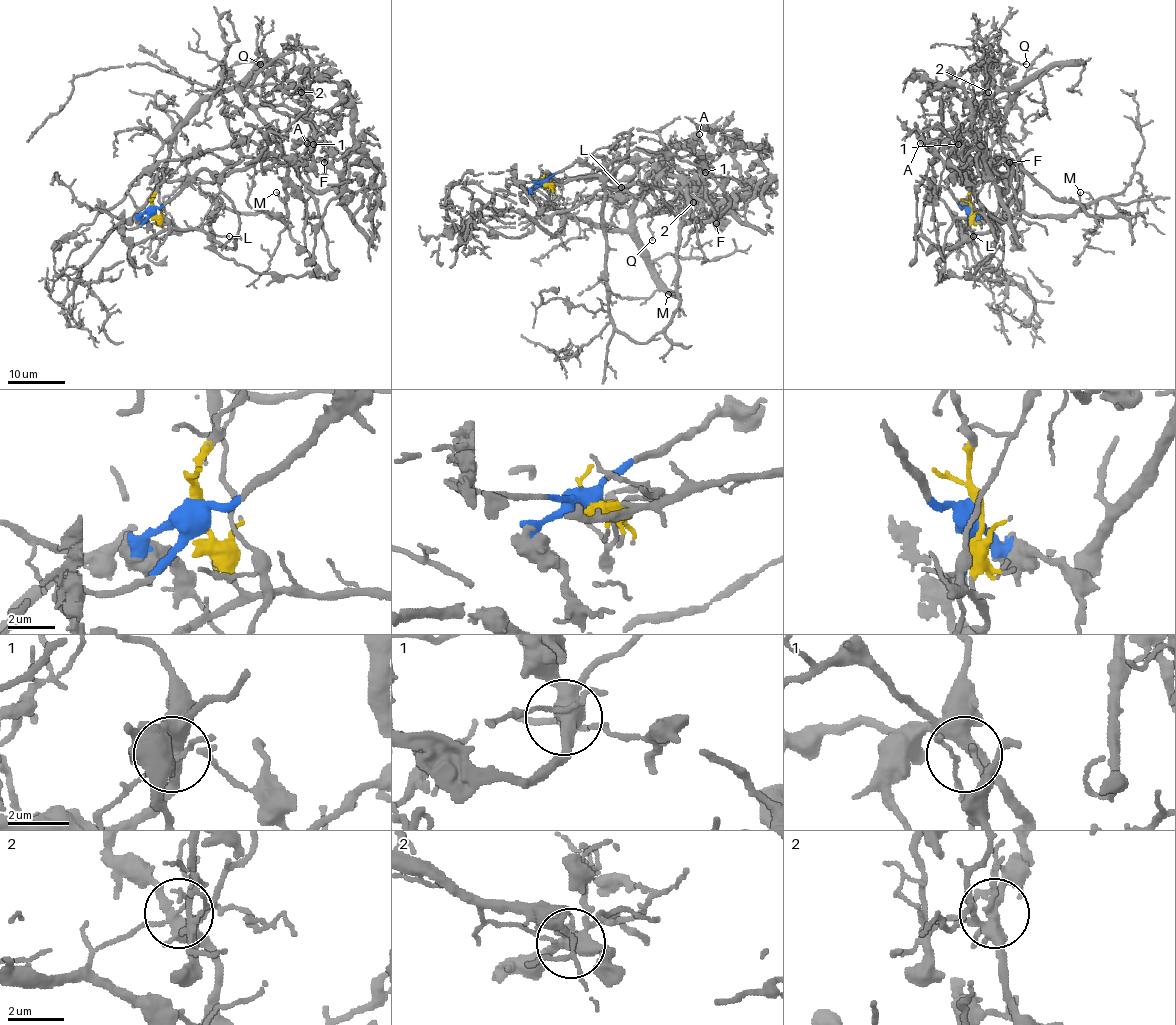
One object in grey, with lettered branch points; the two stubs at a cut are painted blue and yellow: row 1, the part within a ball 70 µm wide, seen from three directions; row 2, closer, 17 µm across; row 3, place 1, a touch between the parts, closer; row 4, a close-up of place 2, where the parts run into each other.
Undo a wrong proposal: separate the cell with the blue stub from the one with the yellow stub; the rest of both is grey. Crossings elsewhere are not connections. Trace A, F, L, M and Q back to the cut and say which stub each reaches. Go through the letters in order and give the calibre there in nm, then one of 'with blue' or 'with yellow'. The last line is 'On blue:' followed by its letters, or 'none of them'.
A: 550 nm thick; with blue
F: 180 nm thick; with yellow
L: 110 nm thick; with yellow
M: 130 nm thick; with yellow
Q: 140 nm thick; with yellow
On blue: A

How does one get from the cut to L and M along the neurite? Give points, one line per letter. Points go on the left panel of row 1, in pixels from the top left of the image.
L: (152, 209), (152, 216), (164, 228), (205, 231), (211, 236), (229, 236)
M: (152, 209), (164, 228), (211, 236), (219, 198), (243, 212), (281, 216), (288, 214), (276, 192)

